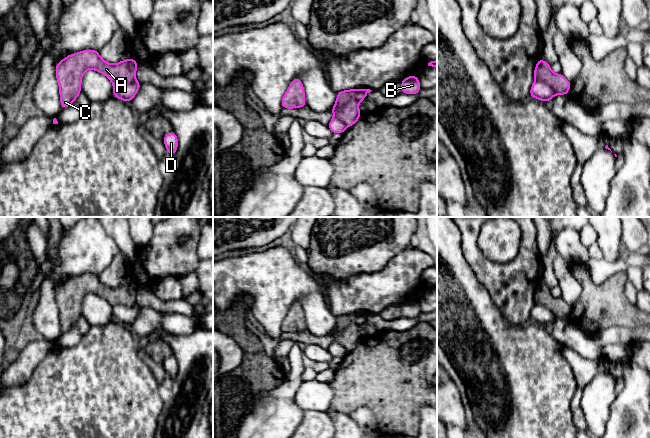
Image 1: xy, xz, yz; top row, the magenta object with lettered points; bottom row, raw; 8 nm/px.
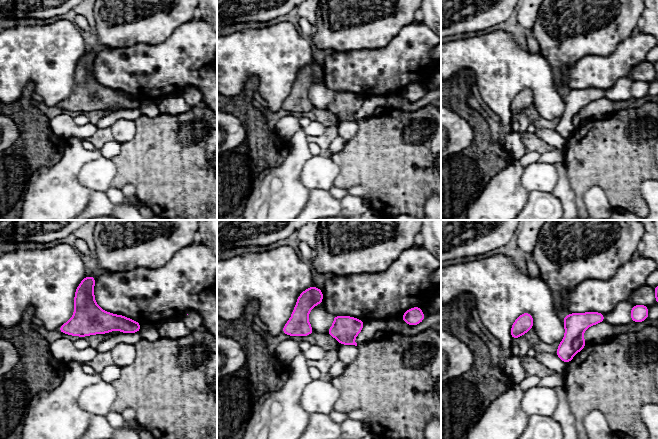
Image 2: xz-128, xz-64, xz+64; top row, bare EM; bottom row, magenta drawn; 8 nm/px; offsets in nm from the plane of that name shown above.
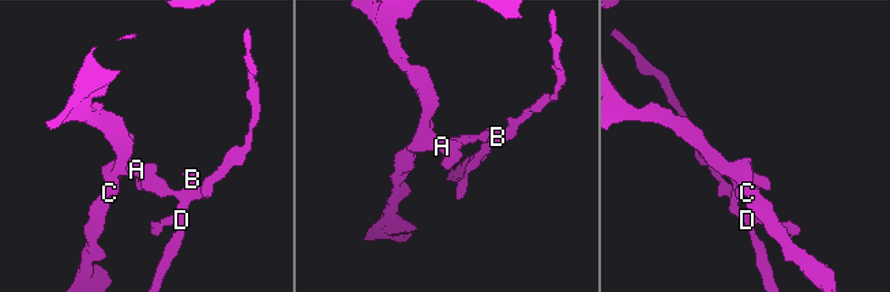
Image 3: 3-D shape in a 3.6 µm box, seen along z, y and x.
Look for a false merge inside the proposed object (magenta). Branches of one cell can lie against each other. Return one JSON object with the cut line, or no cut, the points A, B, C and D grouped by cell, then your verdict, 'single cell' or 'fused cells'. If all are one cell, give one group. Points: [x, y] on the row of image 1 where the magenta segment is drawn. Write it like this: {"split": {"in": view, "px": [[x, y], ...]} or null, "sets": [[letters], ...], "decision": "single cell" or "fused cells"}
{"split": {"in": "xz", "px": [[337, 99], [340, 105], [344, 105], [350, 100], [358, 101]]}, "sets": [["A", "C"], ["B", "D"]], "decision": "fused cells"}

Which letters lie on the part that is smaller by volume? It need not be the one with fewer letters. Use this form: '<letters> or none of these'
B, D

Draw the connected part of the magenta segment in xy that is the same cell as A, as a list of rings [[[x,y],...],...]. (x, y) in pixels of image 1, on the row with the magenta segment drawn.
[[[83,50],[66,56],[56,64],[56,78],[59,84],[61,110],[77,100],[81,92],[83,74],[93,69],[104,74],[111,82],[133,82],[137,70],[137,61],[133,58],[116,64],[104,61],[96,50]]]

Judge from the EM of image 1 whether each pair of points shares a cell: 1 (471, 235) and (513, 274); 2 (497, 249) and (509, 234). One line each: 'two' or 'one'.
1: one
2: one

